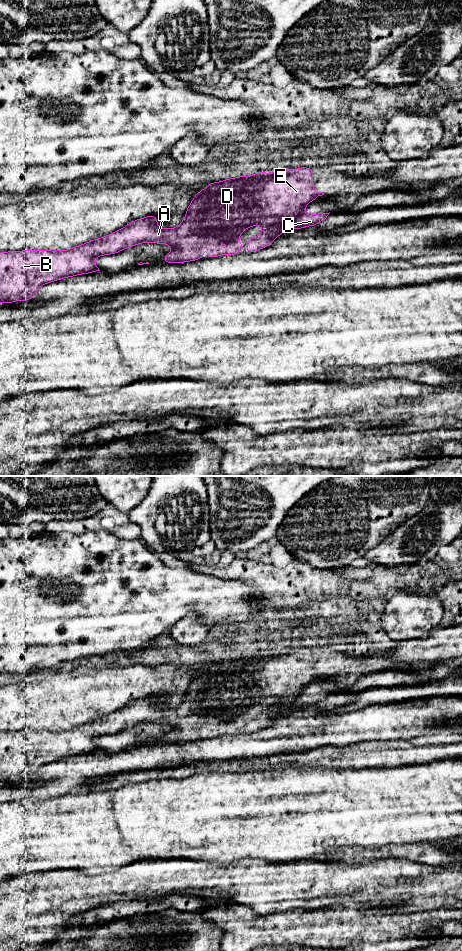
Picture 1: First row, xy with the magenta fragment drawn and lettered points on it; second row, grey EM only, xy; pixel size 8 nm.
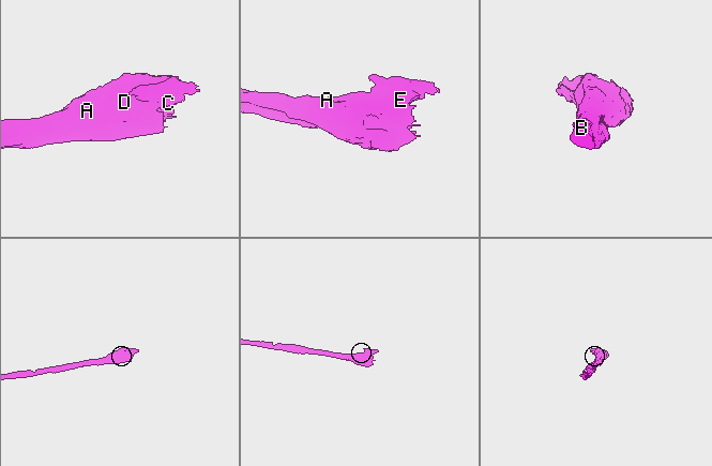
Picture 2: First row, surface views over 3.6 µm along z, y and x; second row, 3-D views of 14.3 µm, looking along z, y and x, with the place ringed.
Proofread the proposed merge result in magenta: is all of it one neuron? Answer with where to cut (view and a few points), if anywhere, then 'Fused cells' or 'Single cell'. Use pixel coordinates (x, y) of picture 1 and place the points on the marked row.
Split along xy (285, 227), (281, 223), (275, 223), (271, 228). Fused cells

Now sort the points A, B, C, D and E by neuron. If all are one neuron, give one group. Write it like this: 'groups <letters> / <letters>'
groups A B D E / C

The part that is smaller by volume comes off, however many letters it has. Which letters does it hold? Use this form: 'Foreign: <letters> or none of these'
Foreign: C

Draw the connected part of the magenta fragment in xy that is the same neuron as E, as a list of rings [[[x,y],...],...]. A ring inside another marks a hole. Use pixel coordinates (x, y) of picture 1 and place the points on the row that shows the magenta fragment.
[[[301,167],[273,173],[258,172],[207,185],[193,197],[193,201],[188,205],[185,219],[174,229],[158,228],[157,216],[149,215],[134,220],[105,237],[96,238],[72,249],[0,252],[0,302],[28,301],[42,285],[100,271],[94,264],[96,257],[116,254],[140,243],[171,245],[173,251],[163,257],[163,263],[185,263],[203,259],[204,246],[209,248],[209,258],[239,254],[242,246],[238,241],[239,235],[251,226],[261,225],[264,228],[263,232],[247,239],[247,253],[253,253],[270,246],[275,238],[285,233],[274,231],[272,229],[274,224],[282,223],[285,228],[291,228],[292,221],[304,212],[304,207],[322,195],[324,193],[313,191],[312,168]],[[222,241],[229,245],[227,250],[219,249]]]

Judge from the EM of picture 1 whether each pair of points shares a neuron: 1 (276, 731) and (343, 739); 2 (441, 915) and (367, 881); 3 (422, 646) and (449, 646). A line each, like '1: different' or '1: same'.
1: same
2: different
3: same

